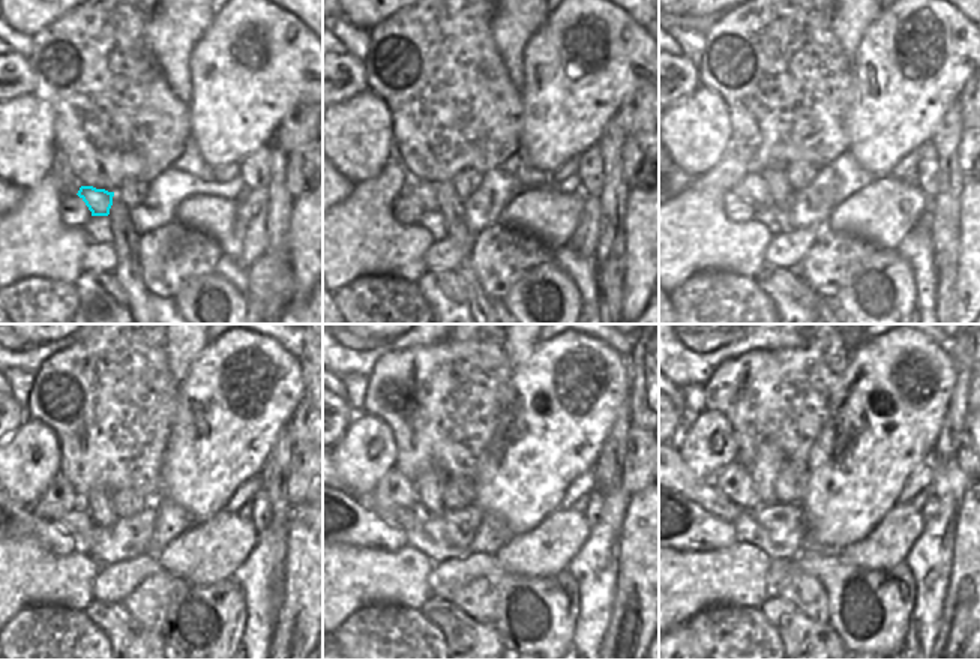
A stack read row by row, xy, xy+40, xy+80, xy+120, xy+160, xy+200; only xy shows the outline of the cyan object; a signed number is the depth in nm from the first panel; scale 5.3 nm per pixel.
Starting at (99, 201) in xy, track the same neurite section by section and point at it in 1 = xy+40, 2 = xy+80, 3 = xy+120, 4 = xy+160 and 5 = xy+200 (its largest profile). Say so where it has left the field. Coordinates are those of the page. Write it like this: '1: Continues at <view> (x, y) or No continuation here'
1: Continues at xy+40 (423, 192)
2: Continues at xy+80 (754, 189)
3: Continues at xy+120 (77, 521)
4: Continues at xy+160 (404, 518)
5: Continues at xy+200 (703, 492).

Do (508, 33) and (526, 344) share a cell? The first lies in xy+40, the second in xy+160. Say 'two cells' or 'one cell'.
one cell

